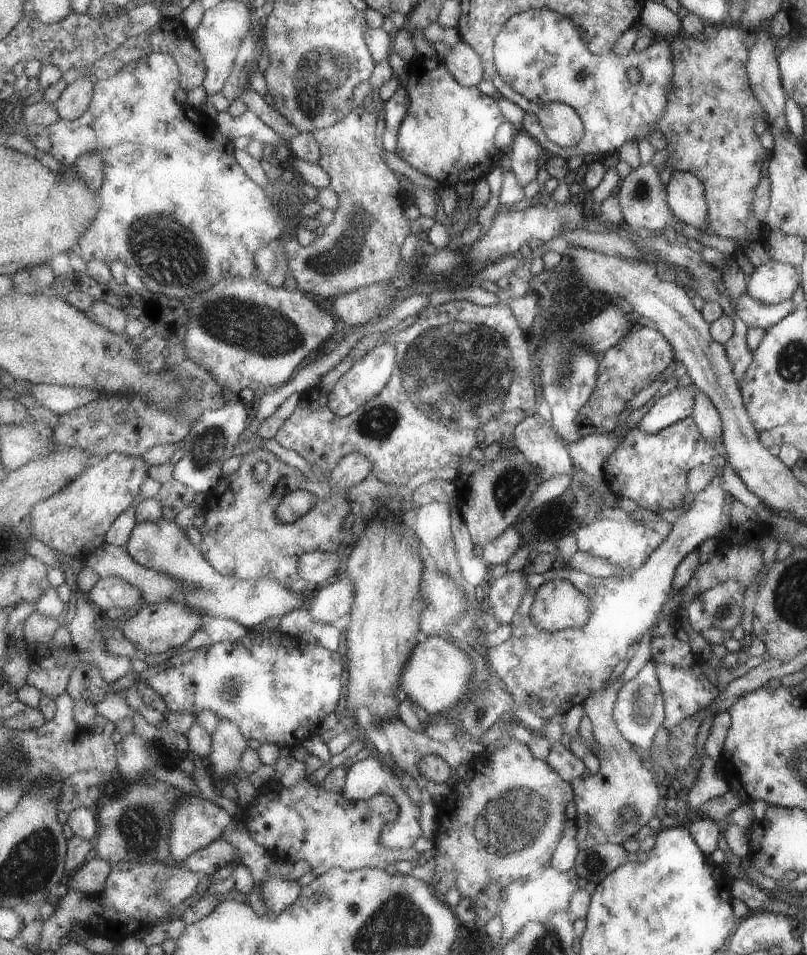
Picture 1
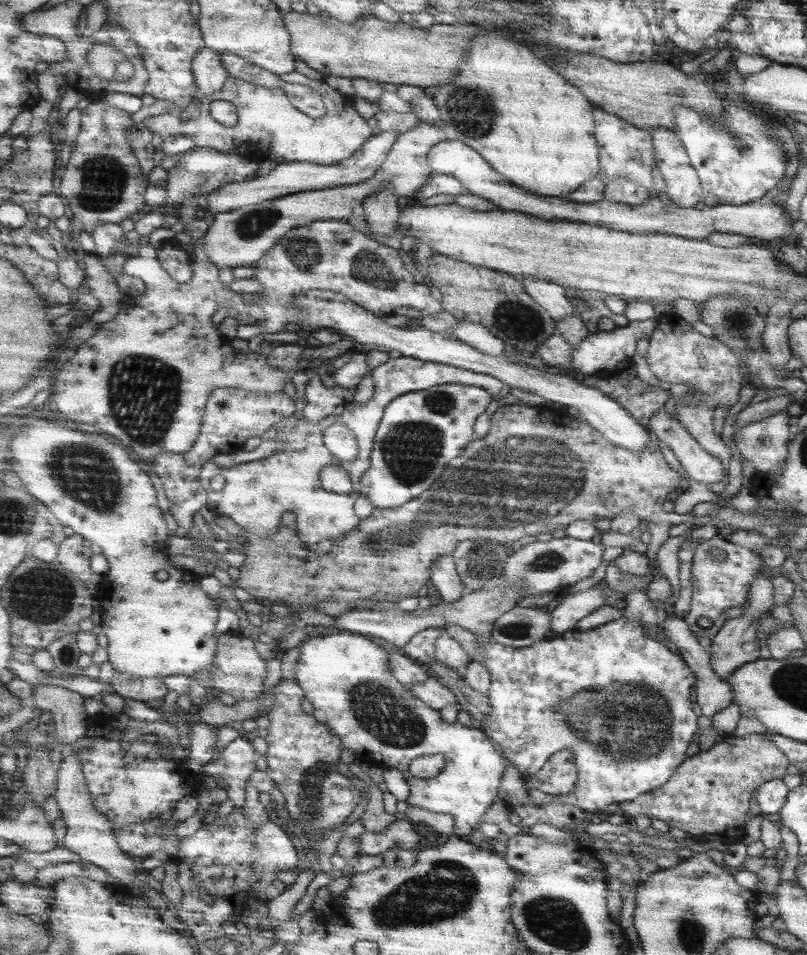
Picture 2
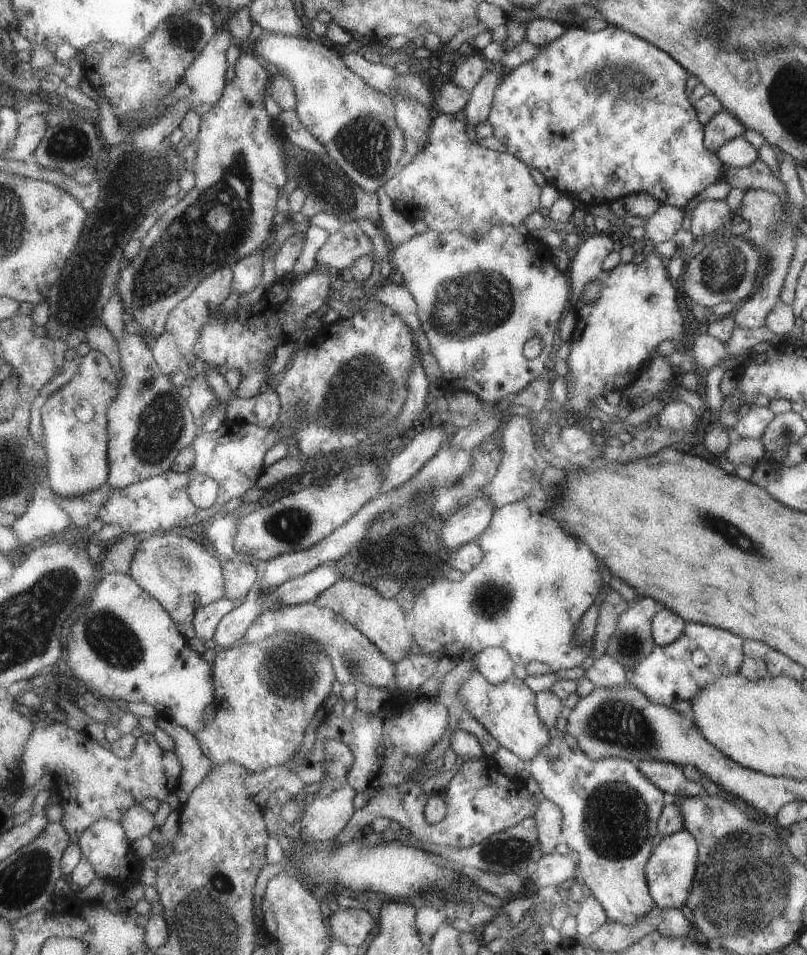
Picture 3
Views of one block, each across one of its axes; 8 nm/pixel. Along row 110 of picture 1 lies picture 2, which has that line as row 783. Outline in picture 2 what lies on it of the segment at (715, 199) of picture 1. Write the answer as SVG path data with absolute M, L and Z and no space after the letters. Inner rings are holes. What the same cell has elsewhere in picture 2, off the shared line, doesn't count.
M765 734L727 738L725 744L687 758L677 768L675 776L659 790L643 794L633 802L619 804L619 814L633 816L637 820L641 816L659 818L667 826L675 826L685 834L725 834L729 828L745 828L745 824L751 820L751 792L769 780L781 780L787 766L787 756Z

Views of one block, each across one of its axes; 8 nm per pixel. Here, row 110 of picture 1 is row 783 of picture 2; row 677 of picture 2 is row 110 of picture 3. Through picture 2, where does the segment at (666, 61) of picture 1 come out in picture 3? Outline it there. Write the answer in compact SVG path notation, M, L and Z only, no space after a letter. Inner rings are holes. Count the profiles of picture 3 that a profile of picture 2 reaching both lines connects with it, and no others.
M609 26L607 30L601 30L601 32L587 32L587 30L573 28L567 34L563 34L559 40L549 44L543 50L543 54L539 54L535 60L525 62L523 66L515 68L515 70L509 70L509 74L505 76L503 84L497 90L497 96L495 96L491 114L489 114L489 122L495 130L493 136L507 146L509 154L513 154L519 160L523 160L525 164L529 164L529 168L537 168L547 178L547 182L551 182L565 196L575 194L585 204L603 206L603 204L611 204L613 200L619 200L619 198L647 194L647 196L653 196L661 206L673 206L673 208L685 210L693 198L697 198L701 192L705 192L711 184L725 182L725 178L729 174L729 170L725 168L725 162L717 156L715 150L711 150L705 144L705 124L701 124L701 120L697 118L697 110L693 108L689 94L685 92L689 86L687 84L689 76L693 76L693 74L689 70L685 70L677 60L673 60L673 56L669 56L661 48L657 48L621 28Z

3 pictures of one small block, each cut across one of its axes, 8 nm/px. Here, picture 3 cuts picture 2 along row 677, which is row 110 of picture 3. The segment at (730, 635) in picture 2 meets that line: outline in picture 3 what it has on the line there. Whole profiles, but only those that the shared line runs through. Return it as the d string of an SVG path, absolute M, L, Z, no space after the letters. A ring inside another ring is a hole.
M725 106L713 116L713 120L709 120L705 124L705 144L711 150L719 150L721 146L725 146L725 142L729 142L731 138L739 138L745 134L745 124L733 116L733 112L729 112Z

